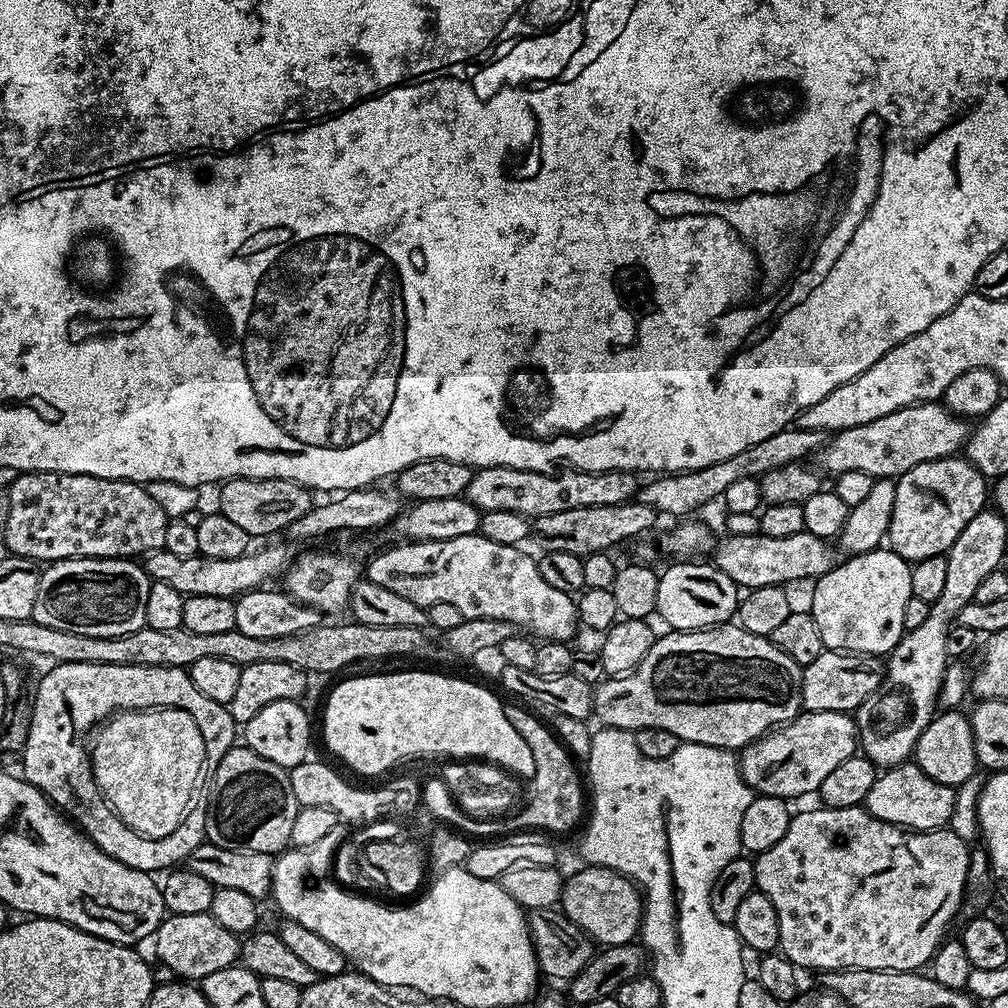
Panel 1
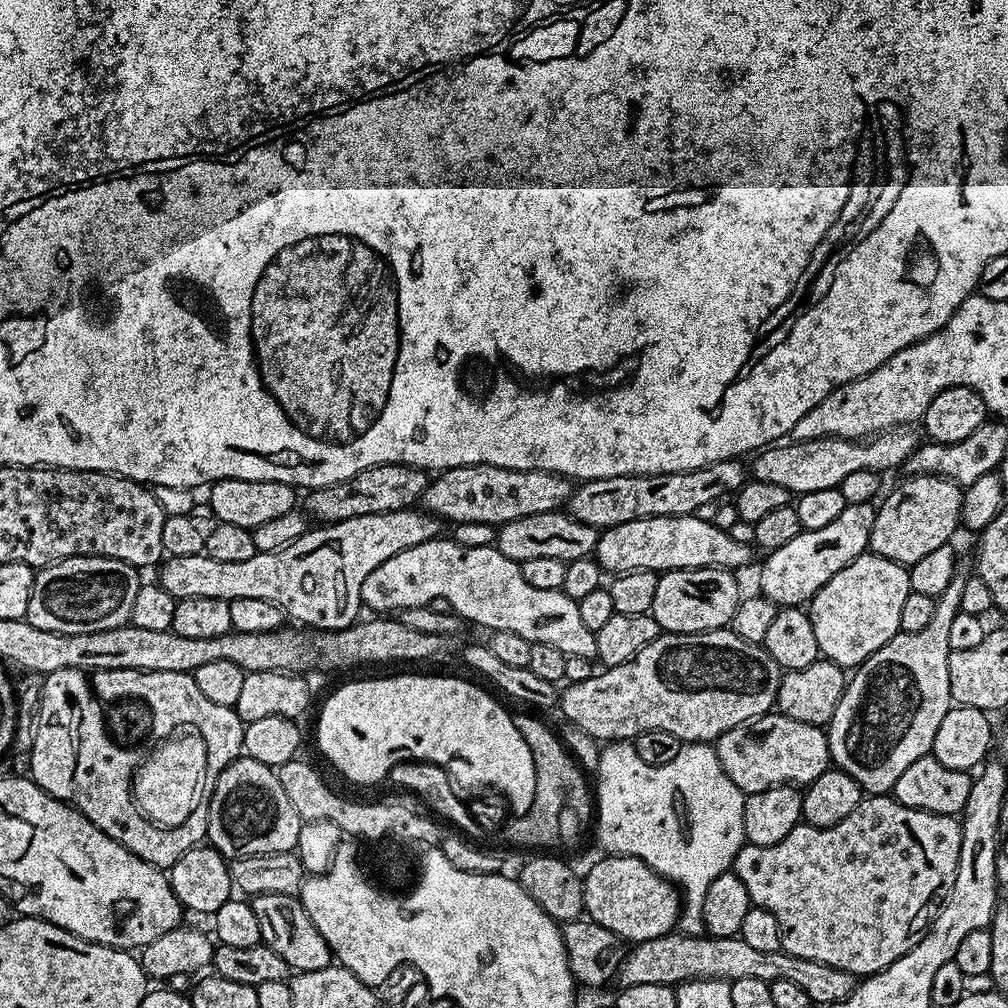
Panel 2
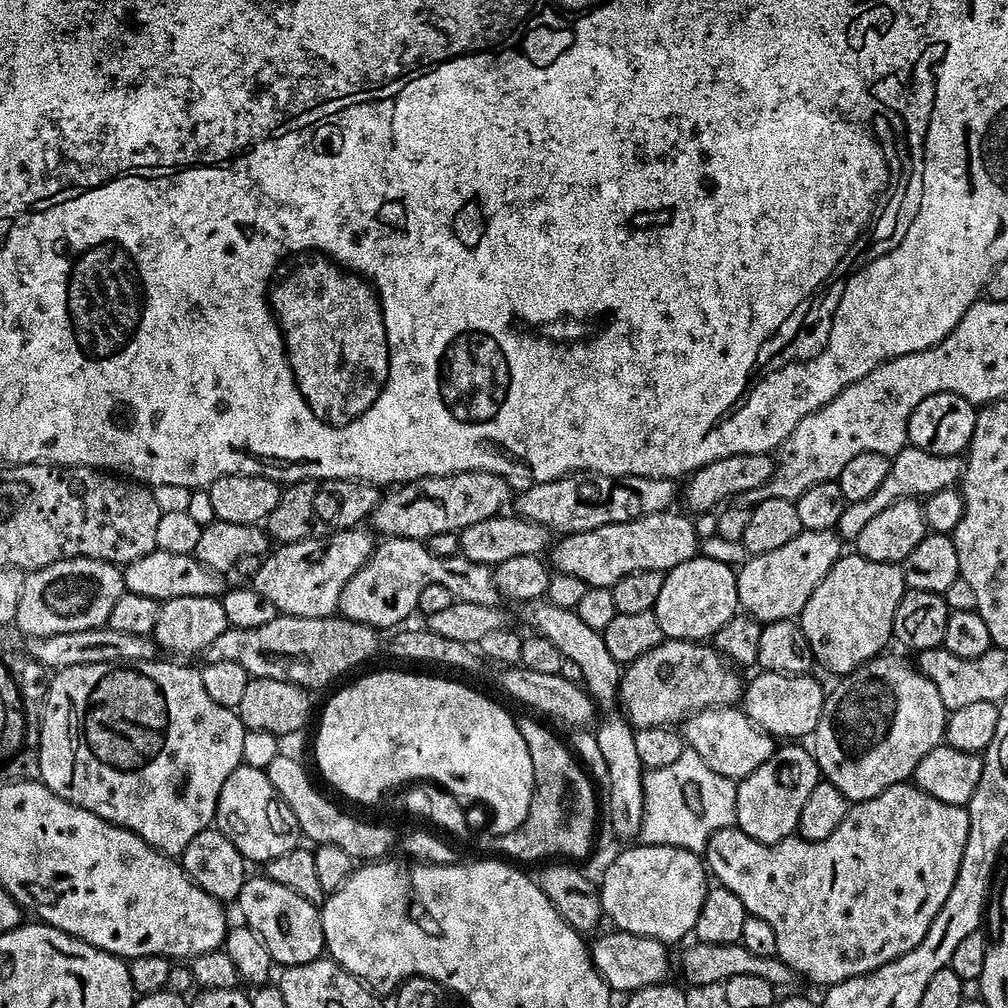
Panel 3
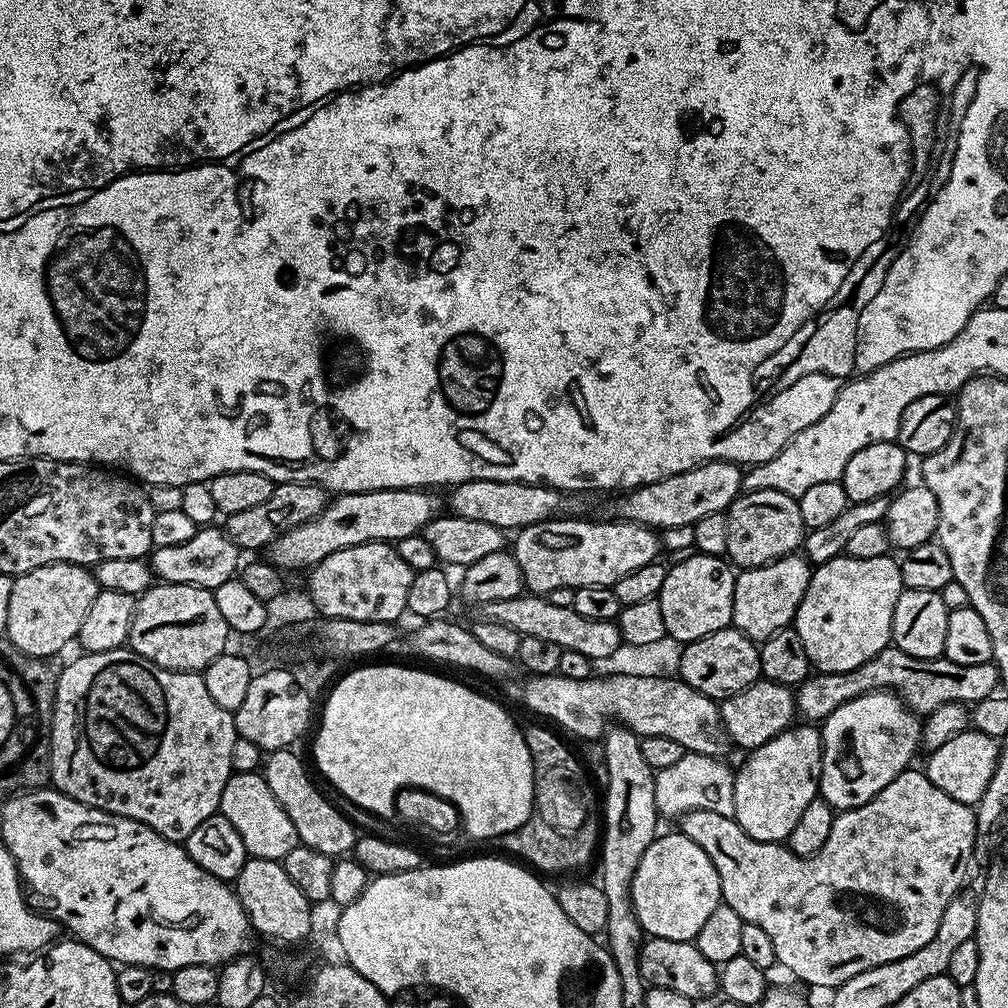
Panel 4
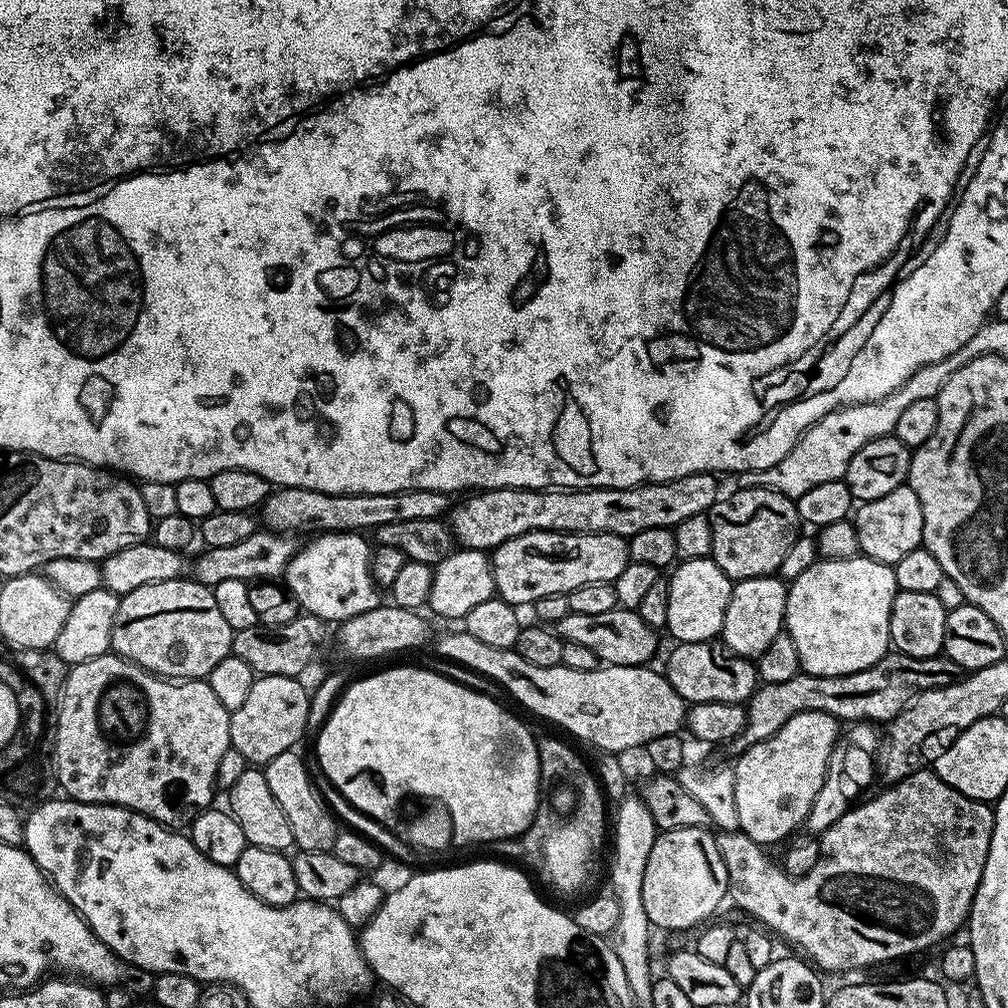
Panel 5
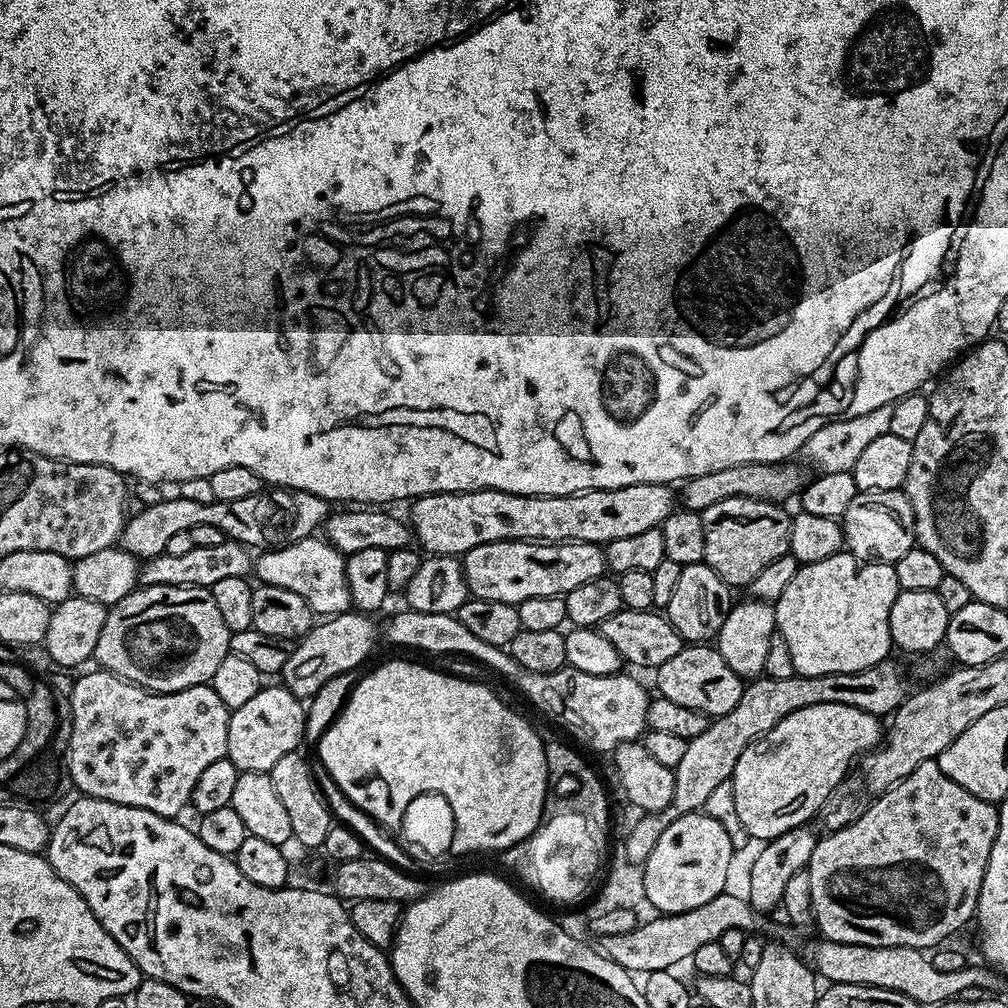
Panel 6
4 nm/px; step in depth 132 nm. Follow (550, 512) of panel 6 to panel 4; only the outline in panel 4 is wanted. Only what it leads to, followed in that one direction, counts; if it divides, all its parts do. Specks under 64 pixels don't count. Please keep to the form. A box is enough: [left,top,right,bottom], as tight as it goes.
[611,460,743,530]

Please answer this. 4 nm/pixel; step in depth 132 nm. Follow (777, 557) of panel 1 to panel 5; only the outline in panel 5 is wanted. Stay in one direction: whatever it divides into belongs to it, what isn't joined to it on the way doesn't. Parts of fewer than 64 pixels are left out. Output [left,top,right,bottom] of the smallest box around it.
[490,532,630,606]

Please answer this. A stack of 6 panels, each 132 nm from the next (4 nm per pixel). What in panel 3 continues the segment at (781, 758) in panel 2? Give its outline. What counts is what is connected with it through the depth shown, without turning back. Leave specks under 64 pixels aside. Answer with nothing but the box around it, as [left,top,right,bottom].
[682,706,778,782]

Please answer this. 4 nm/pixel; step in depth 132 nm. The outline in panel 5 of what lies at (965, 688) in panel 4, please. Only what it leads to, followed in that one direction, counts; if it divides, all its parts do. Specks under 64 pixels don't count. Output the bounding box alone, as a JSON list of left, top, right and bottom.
[730,650,962,754]

